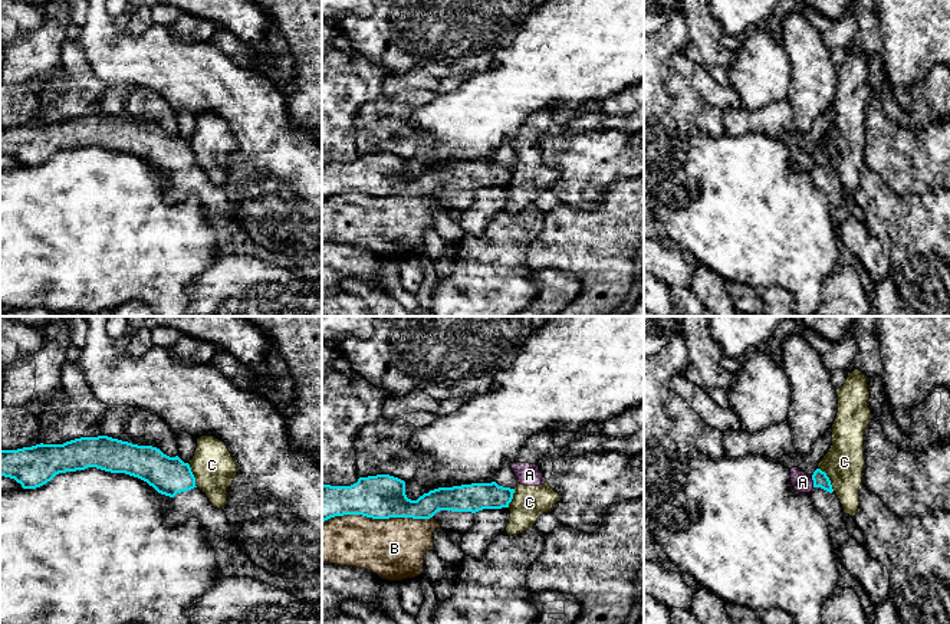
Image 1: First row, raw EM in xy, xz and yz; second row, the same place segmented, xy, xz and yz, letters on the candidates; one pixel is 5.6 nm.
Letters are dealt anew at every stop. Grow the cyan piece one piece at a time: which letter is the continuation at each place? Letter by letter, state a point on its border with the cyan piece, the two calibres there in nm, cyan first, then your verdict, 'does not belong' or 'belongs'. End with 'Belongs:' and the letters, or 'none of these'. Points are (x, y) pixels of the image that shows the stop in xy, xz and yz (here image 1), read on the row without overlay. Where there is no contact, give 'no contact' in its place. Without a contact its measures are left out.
A: meets cyan in yz at (812, 157); 90 nm thick on the cyan side, 120 nm on the other; does not belong
B: meets cyan in xz at (377, 196); 260 nm thick on the cyan side, 340 nm on the other; does not belong
C: meets cyan in yz at (828, 156); 90 nm thick on the cyan side, 220 nm on the other; does not belong
Belongs: none of these

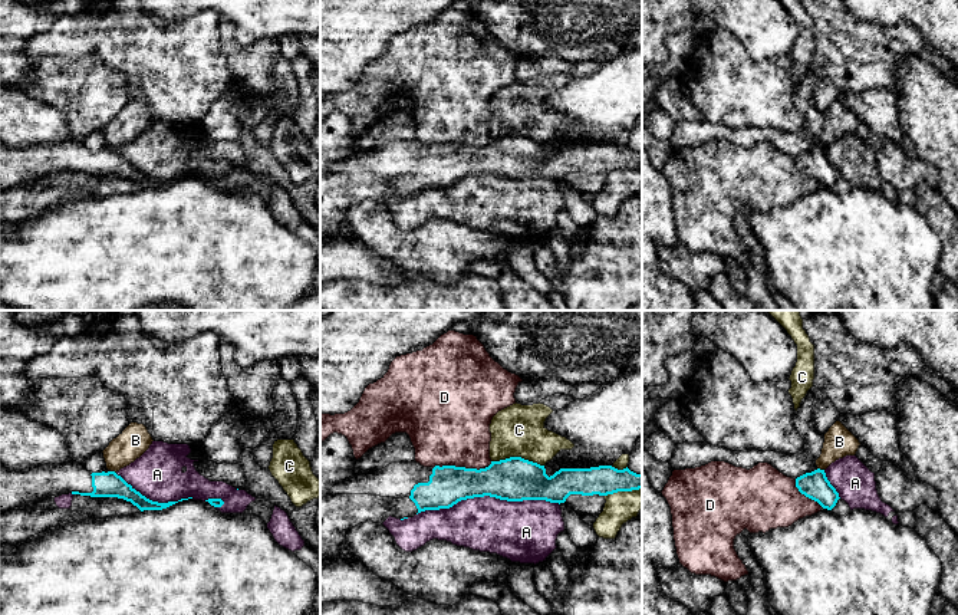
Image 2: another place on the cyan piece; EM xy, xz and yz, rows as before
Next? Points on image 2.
A: meets cyan in xz at (487, 173); 240 nm thick on the cyan side, 320 nm on the other; does not belong
B: meets cyan in yz at (819, 147); 150 nm thick on the cyan side, 170 nm on the other; does not belong
C: meets cyan in xz at (517, 135); 240 nm thick on the cyan side, 280 nm on the other; does not belong
D: meets cyan in xz at (463, 145); 220 nm thick on the cyan side, 440 nm on the other; does not belong
Belongs: none of these

